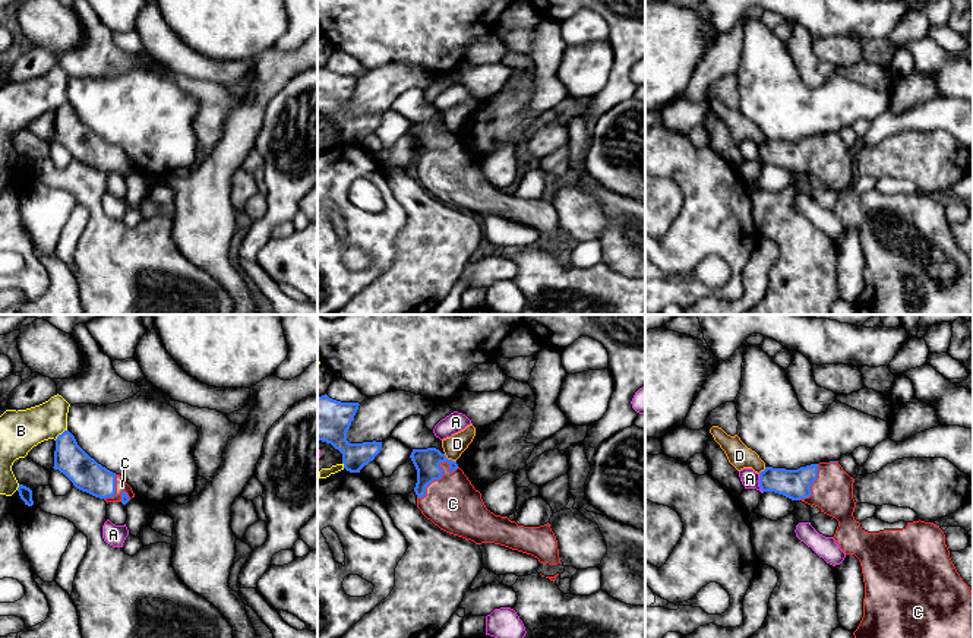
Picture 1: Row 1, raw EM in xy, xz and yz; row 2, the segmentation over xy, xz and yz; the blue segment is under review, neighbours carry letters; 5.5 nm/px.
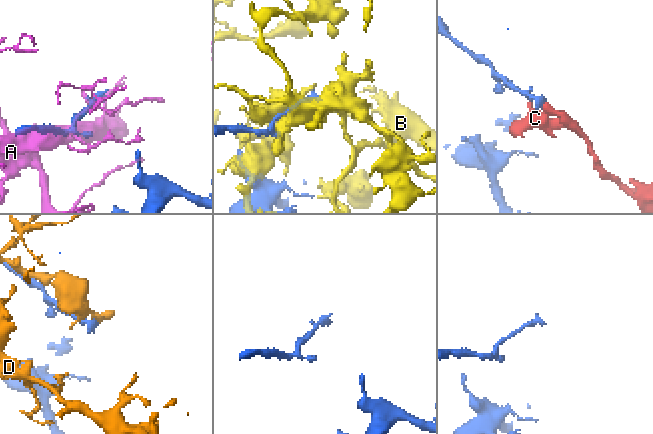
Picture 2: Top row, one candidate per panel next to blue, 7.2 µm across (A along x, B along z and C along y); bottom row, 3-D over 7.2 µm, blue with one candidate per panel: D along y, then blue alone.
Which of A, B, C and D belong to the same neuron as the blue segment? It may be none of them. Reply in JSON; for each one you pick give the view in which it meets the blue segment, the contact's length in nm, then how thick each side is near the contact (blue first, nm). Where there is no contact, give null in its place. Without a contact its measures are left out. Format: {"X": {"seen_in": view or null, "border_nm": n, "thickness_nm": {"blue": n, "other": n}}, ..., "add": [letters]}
{"C": {"seen_in": "xz", "border_nm": 280, "thickness_nm": {"blue": 140, "other": 300}}, "add": ["C"]}

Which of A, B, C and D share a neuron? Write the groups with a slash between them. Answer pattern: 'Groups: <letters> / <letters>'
Groups: A / B / C / D

